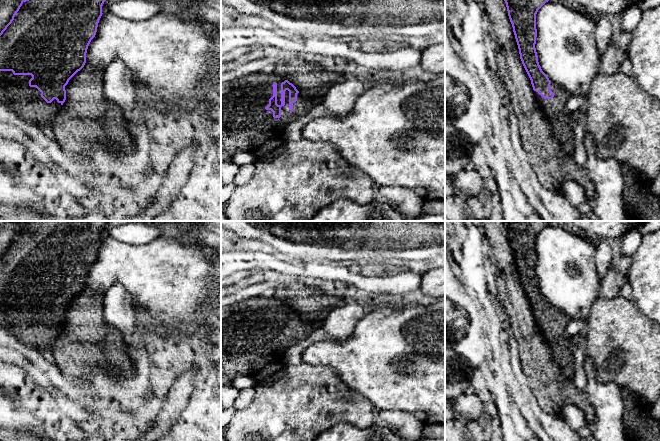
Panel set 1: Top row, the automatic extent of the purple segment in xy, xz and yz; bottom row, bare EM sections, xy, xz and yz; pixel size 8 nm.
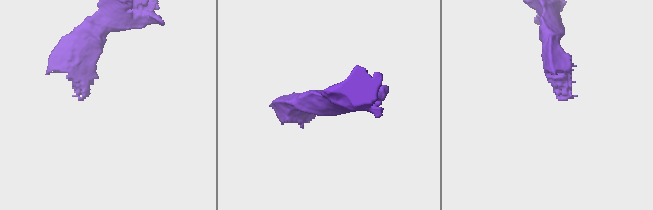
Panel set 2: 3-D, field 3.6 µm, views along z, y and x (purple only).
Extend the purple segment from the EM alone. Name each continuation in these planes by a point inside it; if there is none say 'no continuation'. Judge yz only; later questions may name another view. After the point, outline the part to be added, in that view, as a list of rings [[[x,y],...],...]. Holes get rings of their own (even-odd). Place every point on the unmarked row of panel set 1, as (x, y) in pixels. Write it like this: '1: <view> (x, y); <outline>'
1: yz (555, 334); [[[555,307],[550,308],[550,314],[554,317],[552,323],[544,323],[535,315],[535,323],[543,338],[550,346],[551,354],[561,368],[566,379],[574,379],[574,356],[571,352],[572,338],[566,332],[566,326],[570,318]]]

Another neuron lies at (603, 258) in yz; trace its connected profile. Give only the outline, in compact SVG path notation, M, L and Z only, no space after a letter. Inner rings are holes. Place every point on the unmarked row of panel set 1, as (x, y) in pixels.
M601 240L598 244L596 244L596 254L594 261L596 264L598 279L601 282L610 266L613 263L616 263L616 260L612 254L612 249L606 240Z

